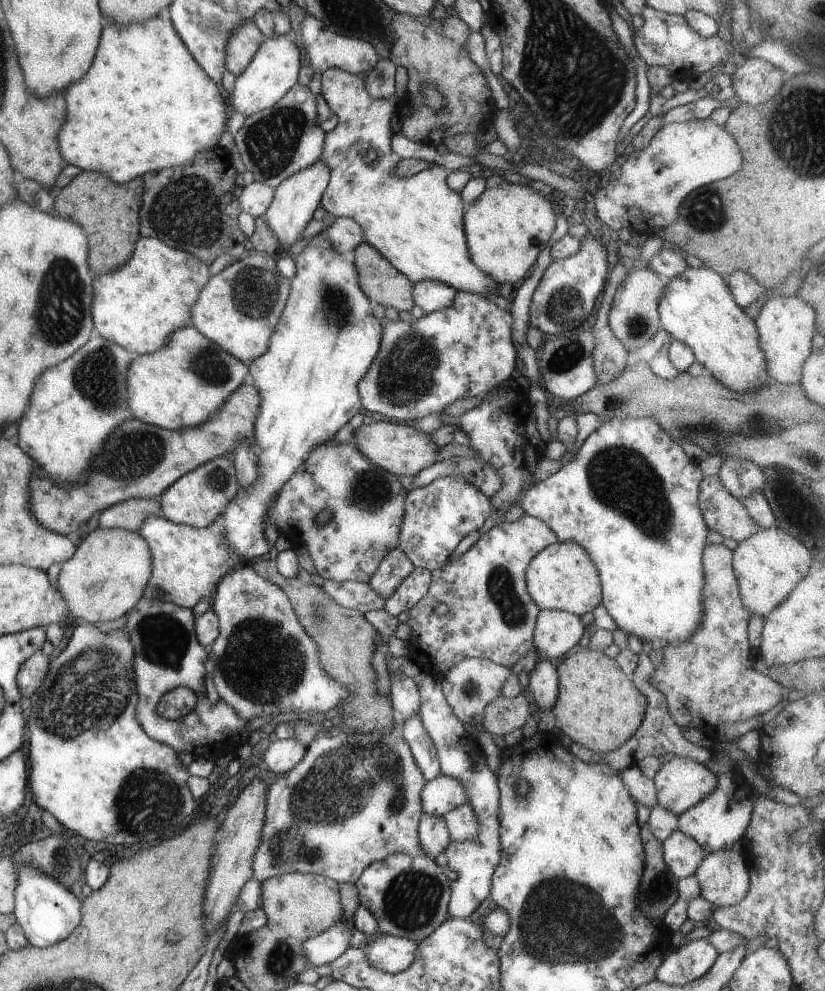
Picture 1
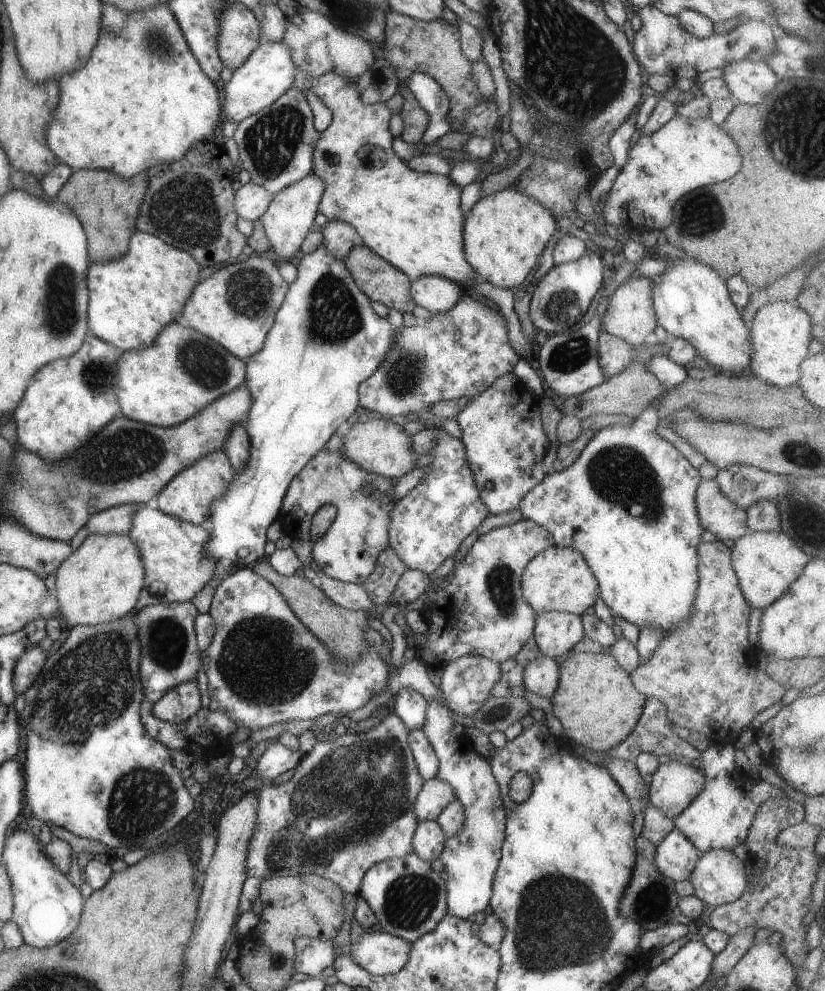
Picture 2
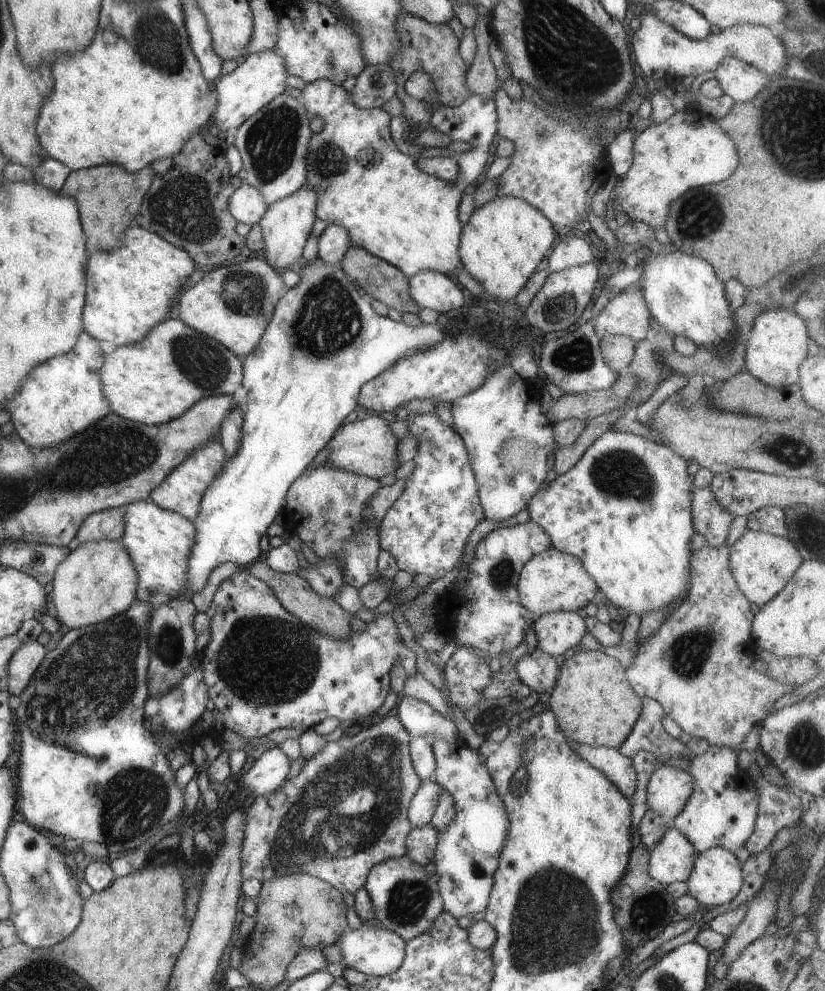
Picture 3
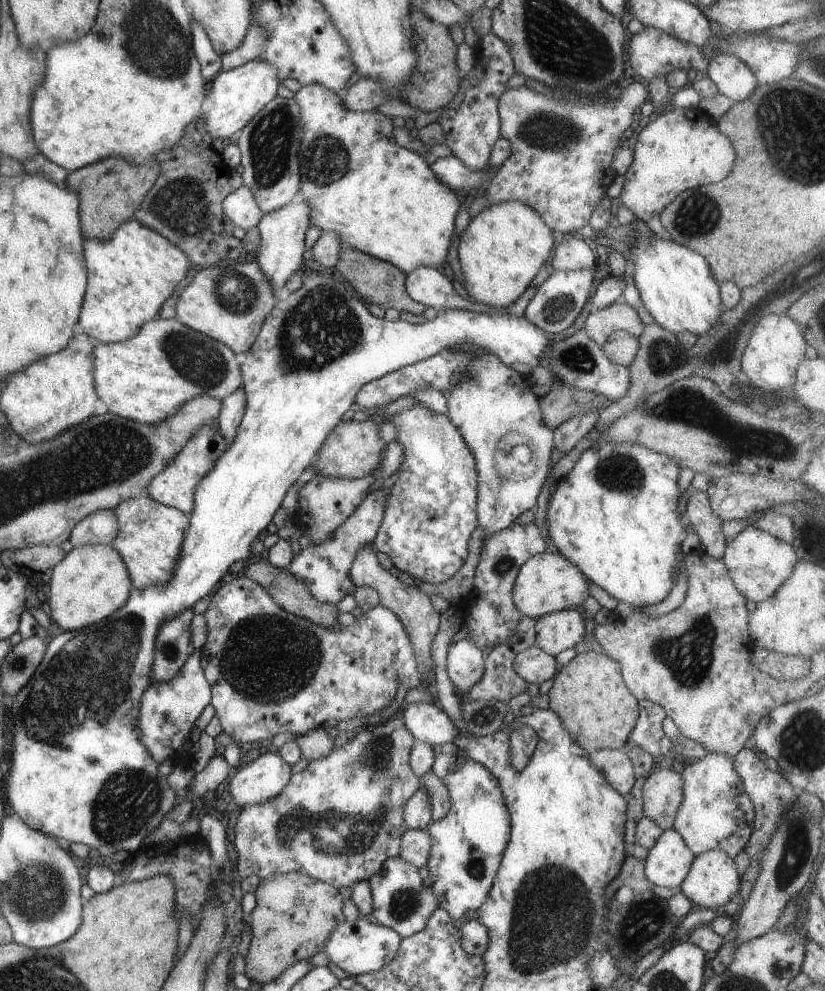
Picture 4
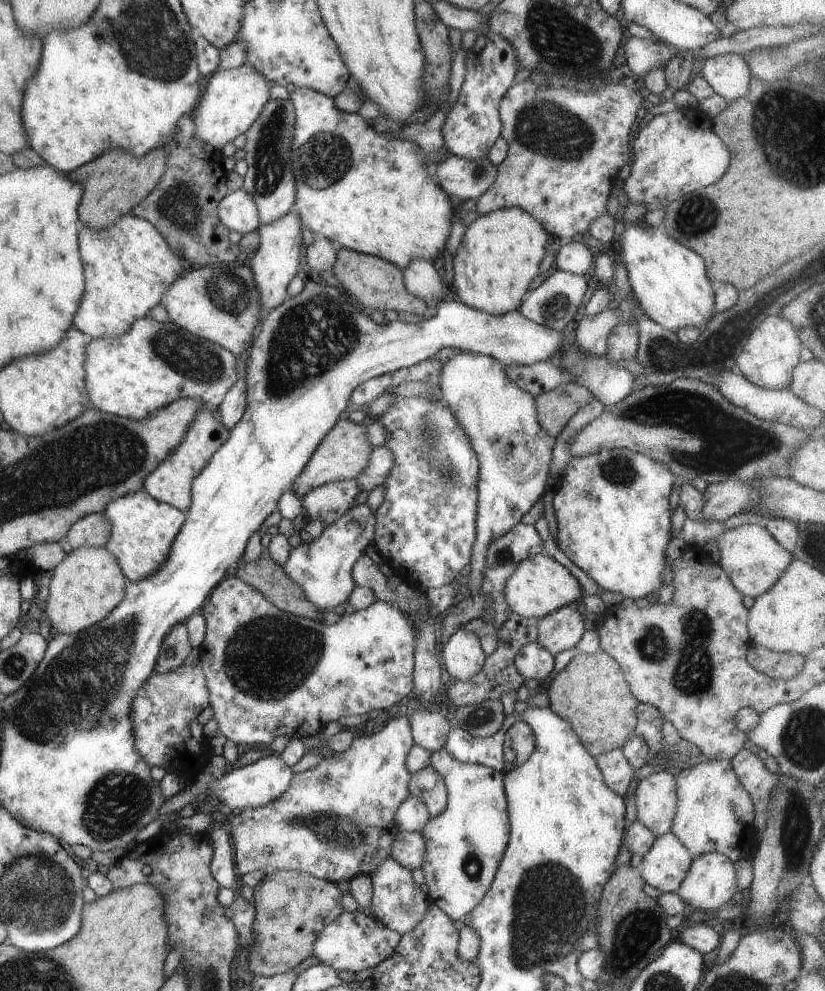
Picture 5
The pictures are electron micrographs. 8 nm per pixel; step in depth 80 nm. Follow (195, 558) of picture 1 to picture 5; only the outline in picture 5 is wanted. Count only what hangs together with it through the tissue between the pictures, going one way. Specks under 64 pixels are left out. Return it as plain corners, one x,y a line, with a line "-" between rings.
145,490
109,501
102,513
110,524
110,533
104,547
116,558
127,582
140,581
160,569
186,517
186,511
156,501

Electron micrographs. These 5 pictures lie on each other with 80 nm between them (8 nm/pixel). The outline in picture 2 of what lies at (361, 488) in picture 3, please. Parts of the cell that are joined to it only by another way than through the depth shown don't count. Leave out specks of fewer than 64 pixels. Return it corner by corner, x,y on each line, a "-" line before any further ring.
321,448
291,479
276,520
291,540
308,540
308,528
314,512
324,504
335,506
335,518
322,536
312,542
310,558
326,577
363,585
376,565
377,554
389,547
387,525
394,507
393,487
390,479
354,465
341,450

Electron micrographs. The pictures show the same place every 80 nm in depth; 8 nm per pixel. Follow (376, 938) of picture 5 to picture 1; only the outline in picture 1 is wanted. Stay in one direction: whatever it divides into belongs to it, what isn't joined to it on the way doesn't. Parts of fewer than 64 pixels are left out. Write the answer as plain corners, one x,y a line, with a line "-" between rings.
381,934
379,940
367,942
363,950
372,967
393,974
404,971
412,965
416,948
416,941

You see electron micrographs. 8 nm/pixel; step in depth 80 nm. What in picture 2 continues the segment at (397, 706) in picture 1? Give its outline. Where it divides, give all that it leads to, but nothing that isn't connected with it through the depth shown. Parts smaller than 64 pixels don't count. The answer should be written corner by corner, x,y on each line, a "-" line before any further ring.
398,689
390,703
395,713
409,729
421,729
425,720
426,700
412,689

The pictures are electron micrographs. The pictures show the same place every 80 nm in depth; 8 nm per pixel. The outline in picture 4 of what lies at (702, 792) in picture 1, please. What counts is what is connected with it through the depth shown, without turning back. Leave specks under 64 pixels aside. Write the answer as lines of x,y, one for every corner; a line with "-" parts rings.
654,768
646,776
642,784
642,813
643,817
652,820
655,825
660,826
661,830
669,829
680,805
682,799
681,774
673,771
671,768
658,769

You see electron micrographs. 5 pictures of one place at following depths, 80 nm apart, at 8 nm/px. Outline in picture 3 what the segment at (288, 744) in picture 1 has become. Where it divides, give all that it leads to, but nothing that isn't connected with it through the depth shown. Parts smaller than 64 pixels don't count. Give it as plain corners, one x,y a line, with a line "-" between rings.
278,746
267,749
243,773
241,782
253,796
259,796
275,790
285,780
289,770
290,758
287,758

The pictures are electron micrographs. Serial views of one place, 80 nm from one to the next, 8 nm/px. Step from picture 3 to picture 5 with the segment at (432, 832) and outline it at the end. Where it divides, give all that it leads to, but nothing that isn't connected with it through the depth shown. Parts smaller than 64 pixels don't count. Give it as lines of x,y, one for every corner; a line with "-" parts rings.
397,831
390,856
409,870
420,868
425,854
425,839
417,831

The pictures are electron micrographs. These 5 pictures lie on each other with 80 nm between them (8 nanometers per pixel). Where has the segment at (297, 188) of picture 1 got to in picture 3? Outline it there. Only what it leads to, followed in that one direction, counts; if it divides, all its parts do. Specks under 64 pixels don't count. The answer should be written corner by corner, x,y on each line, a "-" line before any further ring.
303,184
291,194
268,204
267,210
259,219
264,242
264,261
279,274
286,269
293,269
295,262
301,257
301,249
316,219
315,205
316,190

